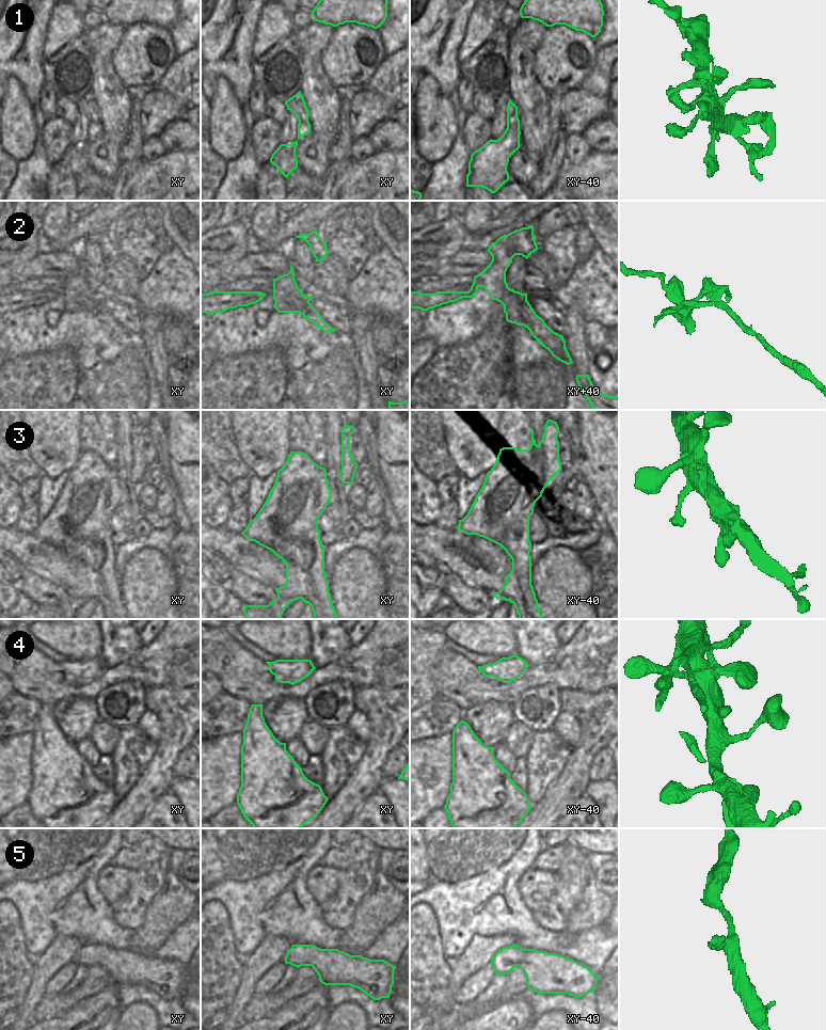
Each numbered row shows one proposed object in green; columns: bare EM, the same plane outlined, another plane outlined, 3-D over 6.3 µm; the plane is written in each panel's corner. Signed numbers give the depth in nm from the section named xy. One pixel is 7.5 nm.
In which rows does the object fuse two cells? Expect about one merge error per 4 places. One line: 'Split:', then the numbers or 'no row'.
Split: 2

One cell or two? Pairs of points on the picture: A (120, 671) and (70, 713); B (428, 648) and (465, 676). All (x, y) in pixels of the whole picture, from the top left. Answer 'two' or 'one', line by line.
A: two
B: two

